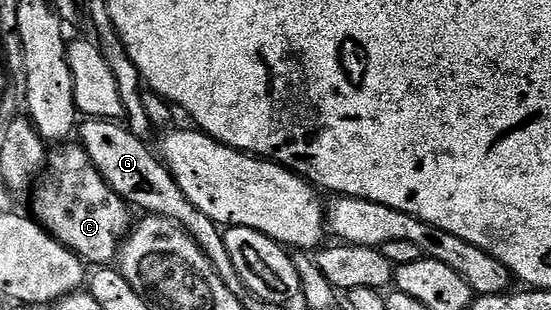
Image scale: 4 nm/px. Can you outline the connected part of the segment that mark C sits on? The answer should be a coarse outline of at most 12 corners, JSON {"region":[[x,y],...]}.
{"region":[[81,143],[49,153],[39,224],[90,266],[117,261],[131,205]]}

